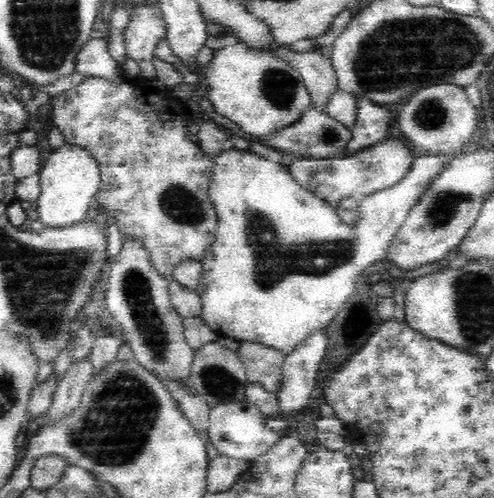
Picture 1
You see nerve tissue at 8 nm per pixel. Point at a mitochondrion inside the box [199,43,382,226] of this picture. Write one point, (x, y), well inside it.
(280, 87)

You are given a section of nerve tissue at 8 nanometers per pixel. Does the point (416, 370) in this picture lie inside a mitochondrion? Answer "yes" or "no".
no

